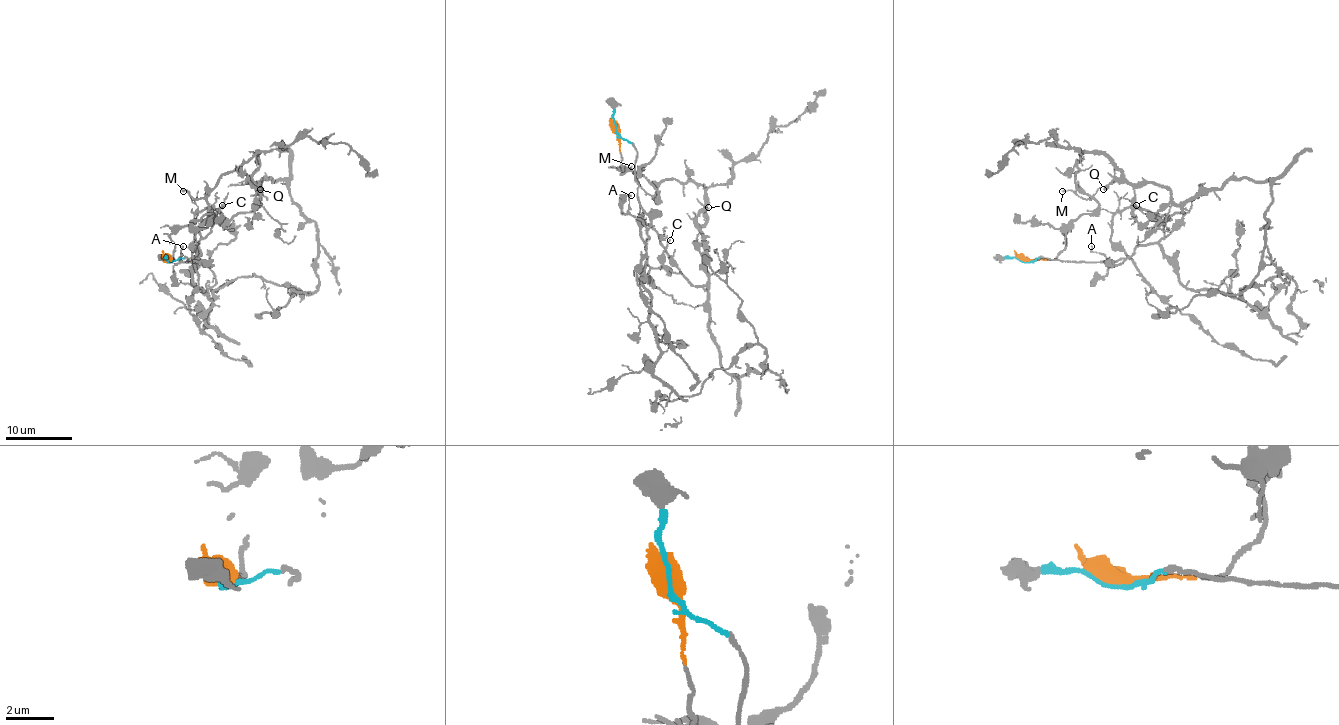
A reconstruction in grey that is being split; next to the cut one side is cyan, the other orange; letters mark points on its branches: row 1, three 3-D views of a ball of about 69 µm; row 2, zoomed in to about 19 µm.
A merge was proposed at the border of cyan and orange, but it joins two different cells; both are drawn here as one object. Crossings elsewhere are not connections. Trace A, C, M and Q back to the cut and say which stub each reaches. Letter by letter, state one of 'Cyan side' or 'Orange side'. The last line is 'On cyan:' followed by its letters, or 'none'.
A: Cyan side
C: Cyan side
M: Orange side
Q: Orange side
On cyan: A, C

